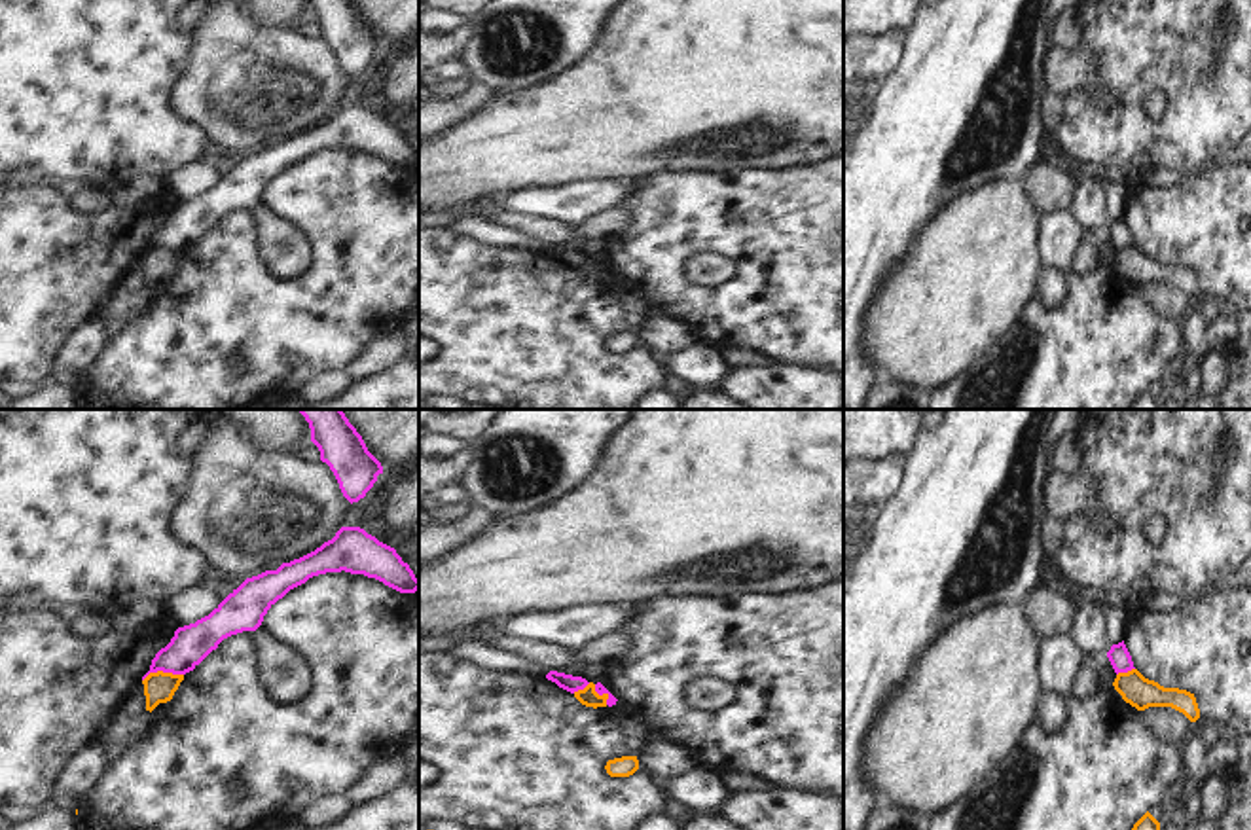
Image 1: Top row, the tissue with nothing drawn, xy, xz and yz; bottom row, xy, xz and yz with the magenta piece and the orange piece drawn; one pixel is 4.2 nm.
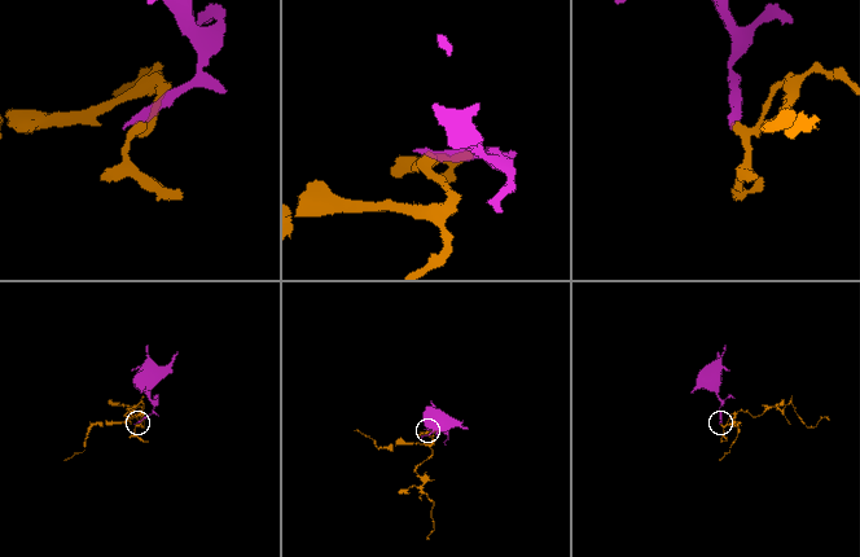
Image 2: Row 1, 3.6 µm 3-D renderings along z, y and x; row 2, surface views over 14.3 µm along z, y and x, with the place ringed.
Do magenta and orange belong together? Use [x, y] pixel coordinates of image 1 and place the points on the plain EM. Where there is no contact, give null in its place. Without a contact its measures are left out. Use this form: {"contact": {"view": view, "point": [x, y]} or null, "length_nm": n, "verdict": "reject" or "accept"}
{"contact": {"view": "xy", "point": [162, 245]}, "length_nm": 180, "verdict": "reject"}

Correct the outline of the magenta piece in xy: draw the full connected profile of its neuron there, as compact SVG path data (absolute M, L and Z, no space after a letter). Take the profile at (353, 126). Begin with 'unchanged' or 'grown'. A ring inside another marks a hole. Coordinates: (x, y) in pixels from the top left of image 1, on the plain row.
unchanged | M341 102L332 116L324 117L315 127L290 138L282 138L277 146L265 146L258 152L246 153L208 191L195 199L178 203L171 218L155 229L150 246L142 252L142 256L150 248L157 246L172 250L186 250L193 246L212 226L218 224L224 214L243 207L256 207L267 186L290 165L305 159L313 152L341 146L375 153L400 169L415 169L419 165L419 155L394 123L379 117L360 102Z

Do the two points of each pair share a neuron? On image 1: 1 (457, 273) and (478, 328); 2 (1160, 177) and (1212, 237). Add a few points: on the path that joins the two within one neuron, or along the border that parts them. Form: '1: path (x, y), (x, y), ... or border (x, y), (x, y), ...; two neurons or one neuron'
1: path (457, 287), (471, 300), (471, 309), (476, 315); one neuron
2: border (1189, 177), (1168, 186), (1145, 182); two neurons

